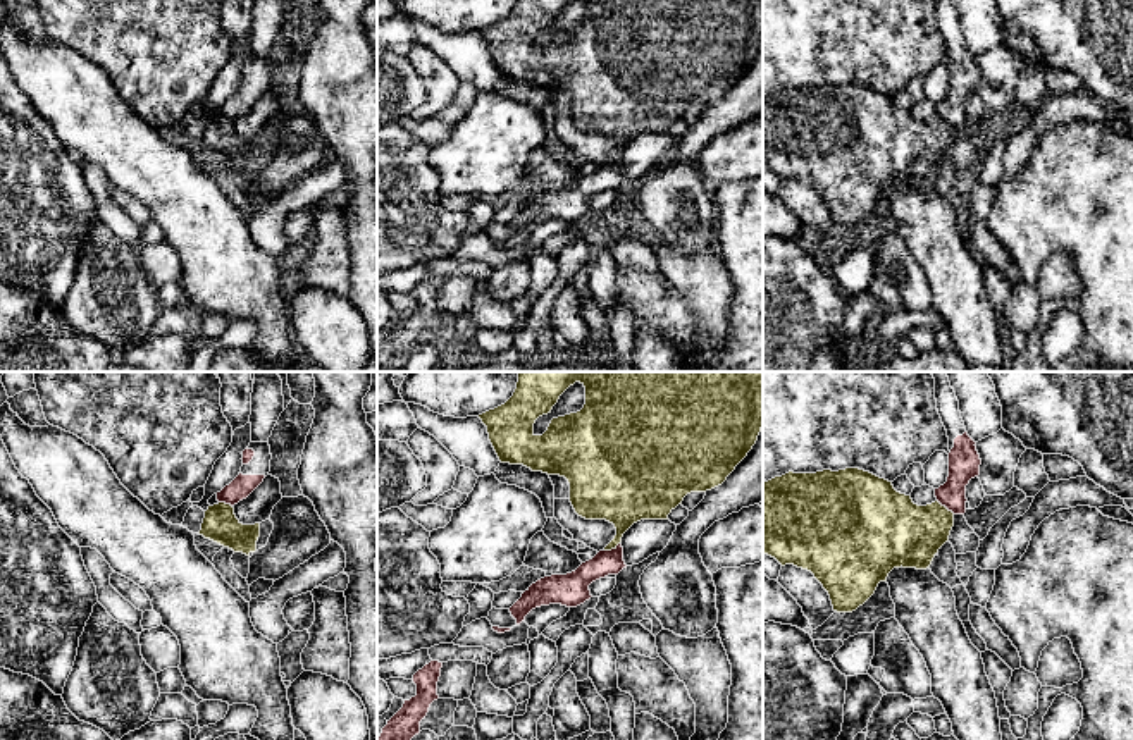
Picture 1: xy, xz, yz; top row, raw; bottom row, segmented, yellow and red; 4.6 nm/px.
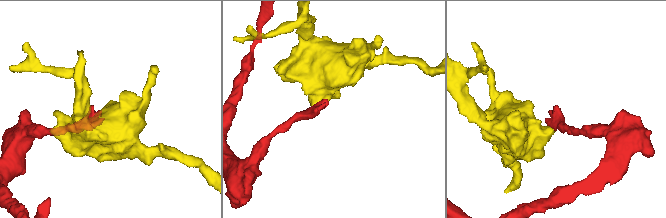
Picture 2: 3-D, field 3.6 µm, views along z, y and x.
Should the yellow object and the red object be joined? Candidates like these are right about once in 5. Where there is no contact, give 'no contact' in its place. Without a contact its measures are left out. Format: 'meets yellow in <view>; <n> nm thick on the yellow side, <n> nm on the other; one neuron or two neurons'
meets yellow in yz; 320 nm thick on the yellow side, 150 nm on the other; two neurons

